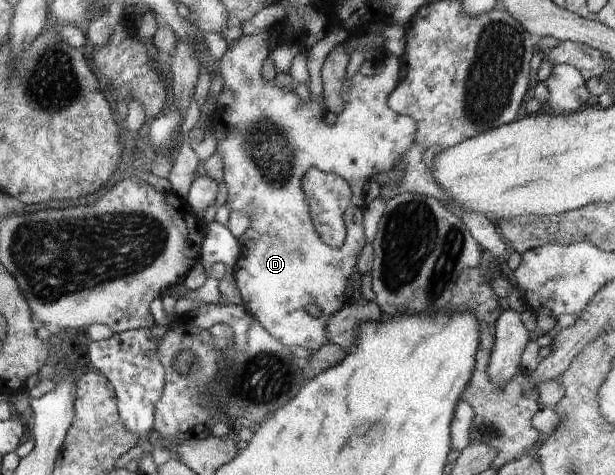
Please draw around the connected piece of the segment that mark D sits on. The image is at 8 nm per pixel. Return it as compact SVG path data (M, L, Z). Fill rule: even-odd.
M267 31L243 35L228 45L221 59L221 76L224 88L233 94L235 104L229 110L217 109L211 119L211 130L217 140L217 152L223 161L223 178L228 190L226 205L230 210L249 214L250 228L259 234L252 239L255 244L250 250L243 249L240 252L233 268L235 284L243 300L242 306L283 346L301 346L314 353L328 343L327 320L350 303L346 293L347 279L356 272L357 257L368 242L363 232L363 213L366 208L363 186L377 172L389 170L399 154L413 144L417 136L417 124L409 116L397 114L387 106L387 98L399 84L401 61L397 57L387 57L386 53L380 60L383 68L374 76L363 76L358 71L352 79L345 79L341 94L343 110L335 124L327 124L324 101L310 98L307 104L303 104L294 90L283 90L274 82L265 82L261 66L271 52L268 37ZM309 168L317 168L325 173L335 172L345 178L352 189L353 201L350 209L344 213L346 239L339 248L331 248L323 243L315 230L310 207L301 188L301 180ZM311 304L319 308L317 318L307 312L307 306Z

